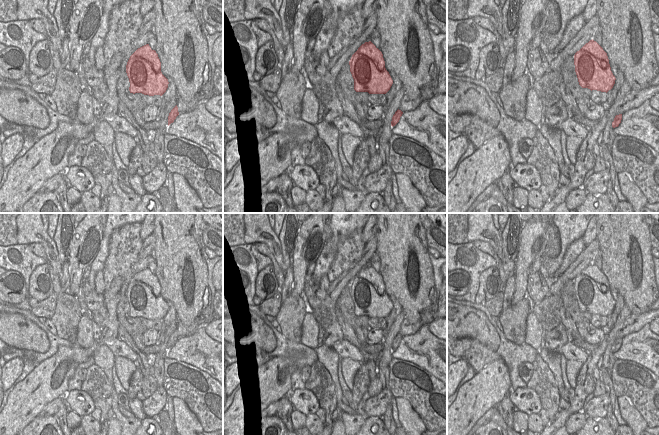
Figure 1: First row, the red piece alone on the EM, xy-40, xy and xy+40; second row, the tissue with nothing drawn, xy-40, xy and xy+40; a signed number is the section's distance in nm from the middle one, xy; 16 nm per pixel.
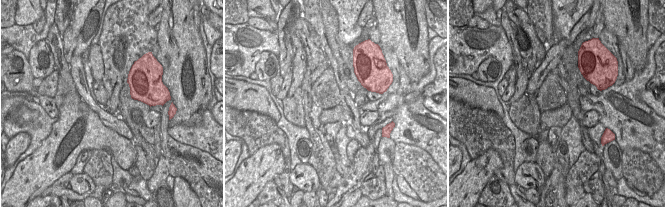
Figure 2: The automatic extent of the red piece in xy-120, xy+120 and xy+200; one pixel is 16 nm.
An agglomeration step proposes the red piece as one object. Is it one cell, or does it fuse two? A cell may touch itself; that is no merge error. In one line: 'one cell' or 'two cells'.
one cell

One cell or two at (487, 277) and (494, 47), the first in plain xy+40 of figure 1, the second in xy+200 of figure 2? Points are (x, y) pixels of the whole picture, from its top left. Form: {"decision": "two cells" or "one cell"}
{"decision": "two cells"}

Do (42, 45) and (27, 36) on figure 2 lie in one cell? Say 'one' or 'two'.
two

